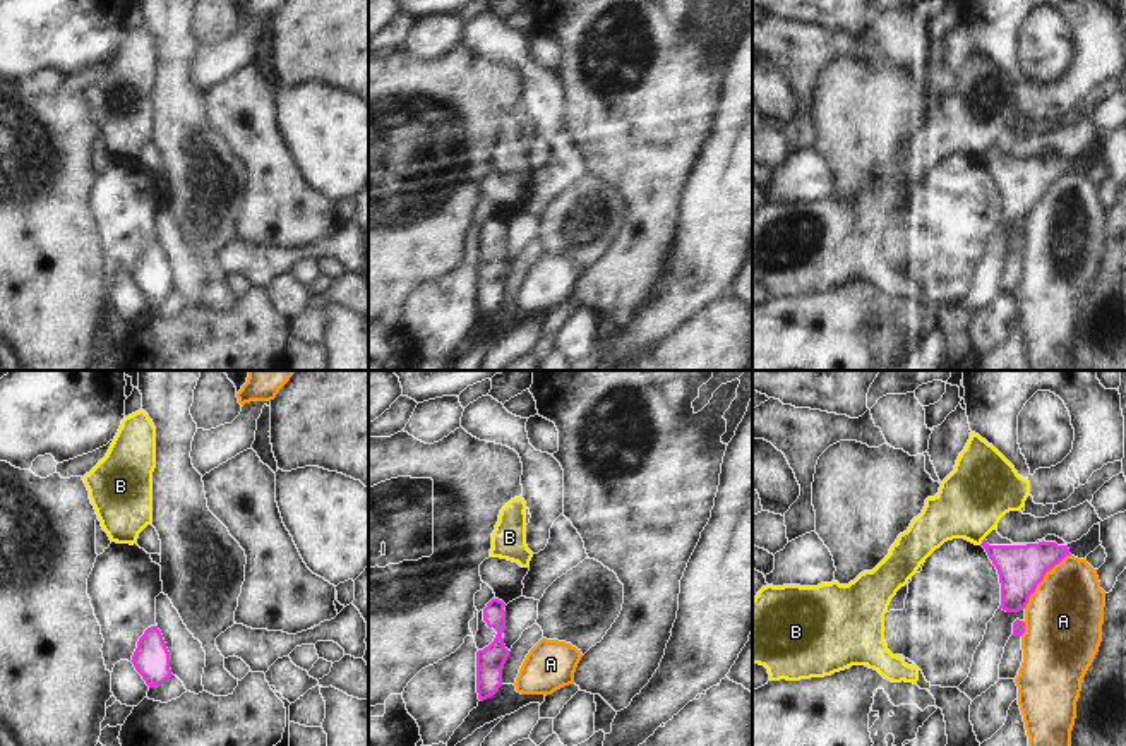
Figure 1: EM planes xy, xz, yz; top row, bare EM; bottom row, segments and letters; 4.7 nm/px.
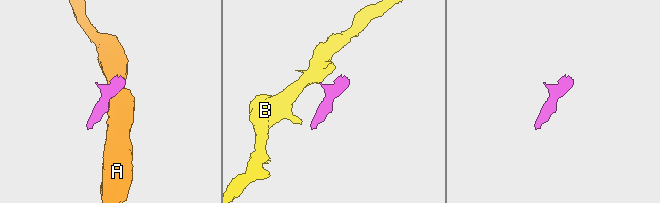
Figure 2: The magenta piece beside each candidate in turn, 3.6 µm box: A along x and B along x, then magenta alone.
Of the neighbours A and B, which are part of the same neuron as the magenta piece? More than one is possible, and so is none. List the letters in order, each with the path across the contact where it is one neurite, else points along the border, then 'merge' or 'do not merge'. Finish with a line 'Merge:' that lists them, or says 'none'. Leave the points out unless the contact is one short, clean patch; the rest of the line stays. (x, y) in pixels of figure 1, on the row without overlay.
A: border along yz (1070, 170), (1046, 189), (1024, 223); do not merge
B: border along yz (984, 153), (979, 160); do not merge
Merge: none

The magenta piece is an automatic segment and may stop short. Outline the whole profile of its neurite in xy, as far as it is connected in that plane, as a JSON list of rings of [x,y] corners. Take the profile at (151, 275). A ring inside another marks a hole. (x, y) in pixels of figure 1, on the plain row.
[[[151,242],[137,257],[130,276],[149,304],[170,295],[170,268],[158,242]]]

